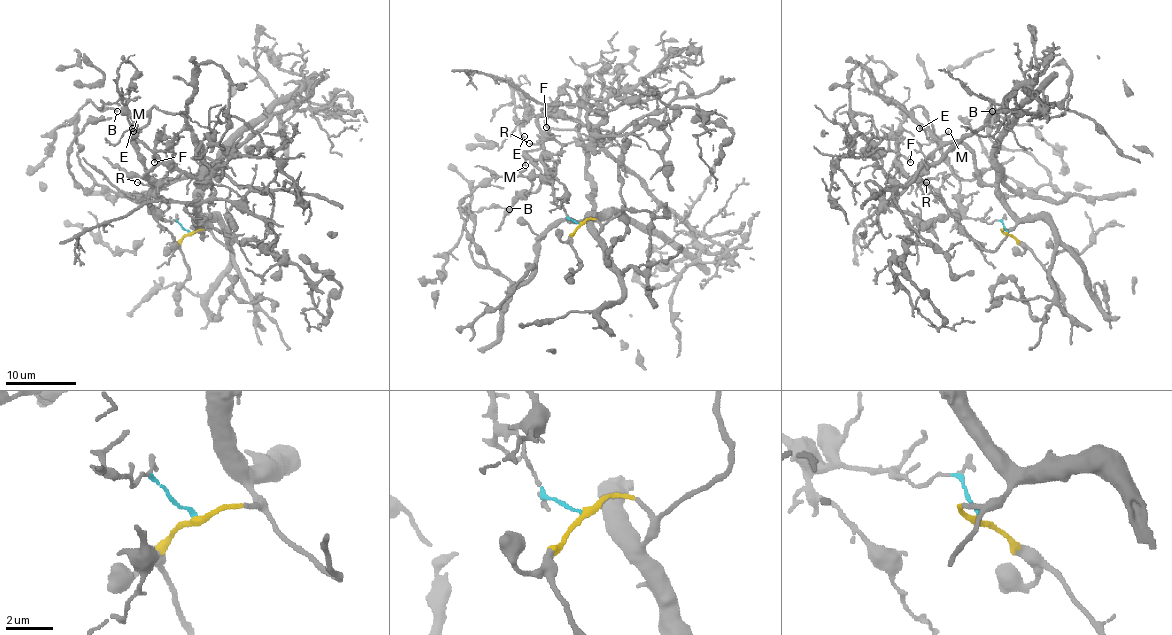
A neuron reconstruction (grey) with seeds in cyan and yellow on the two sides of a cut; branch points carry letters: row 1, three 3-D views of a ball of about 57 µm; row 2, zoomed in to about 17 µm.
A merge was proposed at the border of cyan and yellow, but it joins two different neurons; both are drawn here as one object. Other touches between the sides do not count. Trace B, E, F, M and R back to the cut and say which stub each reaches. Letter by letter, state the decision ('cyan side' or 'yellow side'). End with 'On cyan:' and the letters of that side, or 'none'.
B: yellow side
E: cyan side
F: cyan side
M: yellow side
R: cyan side
On cyan: E, F, R

